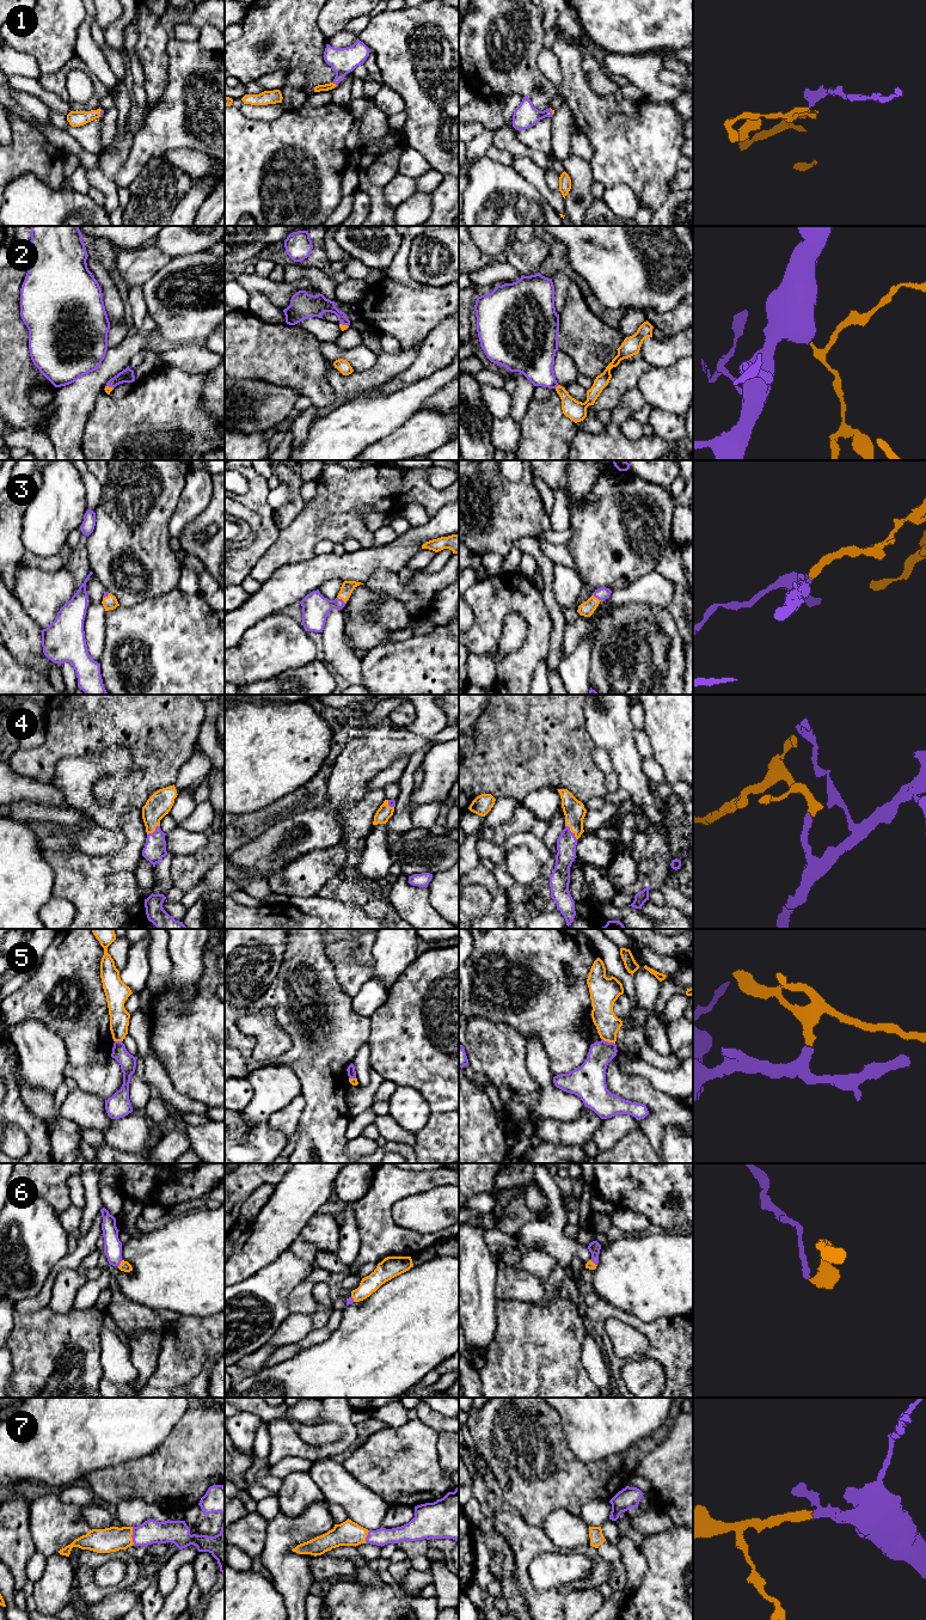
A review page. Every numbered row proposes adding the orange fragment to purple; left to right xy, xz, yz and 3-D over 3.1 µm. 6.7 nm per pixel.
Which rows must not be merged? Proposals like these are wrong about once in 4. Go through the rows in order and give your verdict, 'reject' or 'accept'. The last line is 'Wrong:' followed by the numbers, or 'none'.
1: accept
2: accept
3: accept
4: accept
5: reject
6: accept
7: accept
Wrong: 5

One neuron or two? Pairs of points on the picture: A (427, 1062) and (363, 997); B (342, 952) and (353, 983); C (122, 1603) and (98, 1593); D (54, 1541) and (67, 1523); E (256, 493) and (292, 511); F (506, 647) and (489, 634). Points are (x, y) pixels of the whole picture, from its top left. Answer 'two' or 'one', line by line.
A: two
B: one
C: two
D: one
E: two
F: two

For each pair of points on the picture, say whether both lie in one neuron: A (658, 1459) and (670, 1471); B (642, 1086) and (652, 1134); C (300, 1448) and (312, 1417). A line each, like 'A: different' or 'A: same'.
A: same
B: same
C: different

